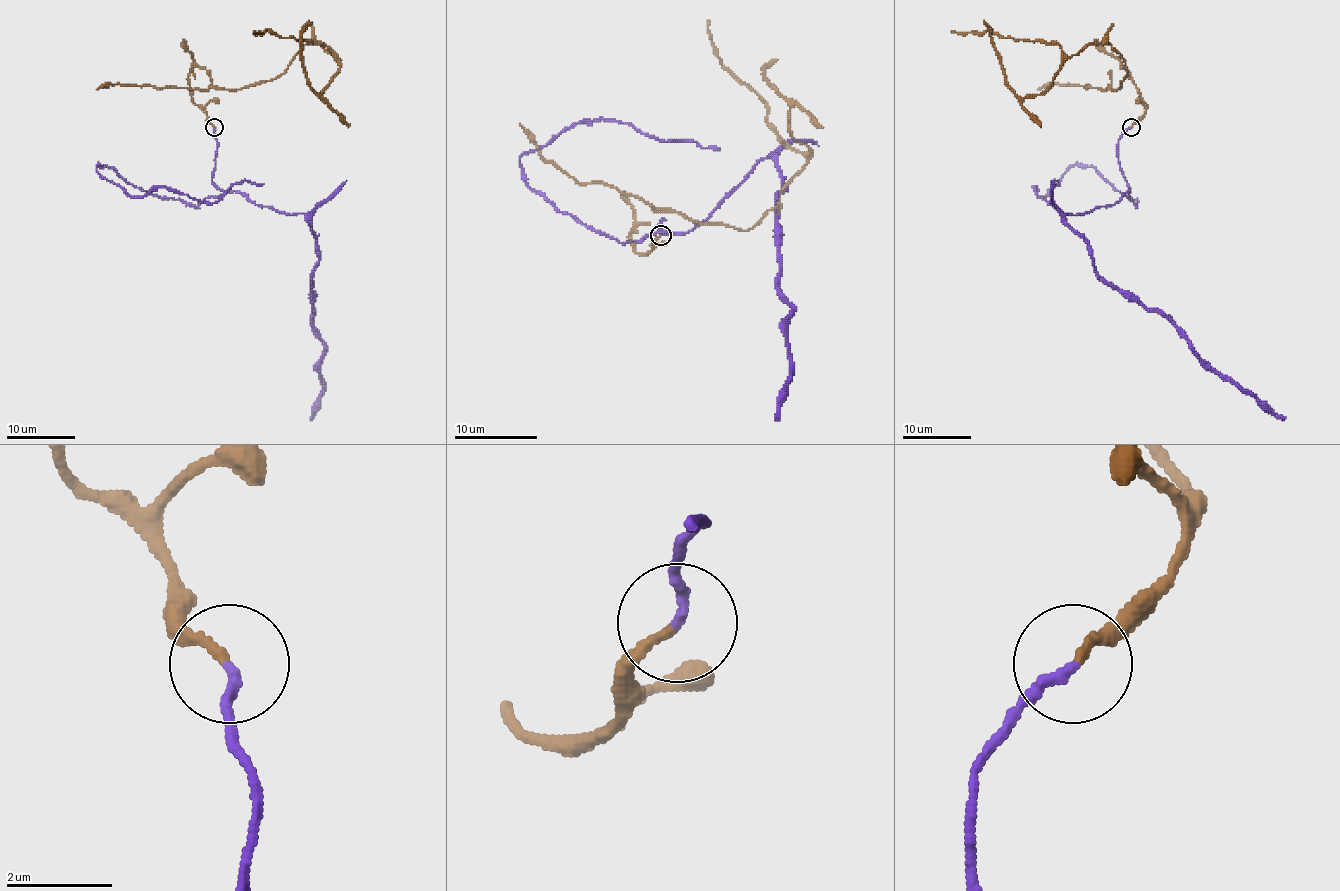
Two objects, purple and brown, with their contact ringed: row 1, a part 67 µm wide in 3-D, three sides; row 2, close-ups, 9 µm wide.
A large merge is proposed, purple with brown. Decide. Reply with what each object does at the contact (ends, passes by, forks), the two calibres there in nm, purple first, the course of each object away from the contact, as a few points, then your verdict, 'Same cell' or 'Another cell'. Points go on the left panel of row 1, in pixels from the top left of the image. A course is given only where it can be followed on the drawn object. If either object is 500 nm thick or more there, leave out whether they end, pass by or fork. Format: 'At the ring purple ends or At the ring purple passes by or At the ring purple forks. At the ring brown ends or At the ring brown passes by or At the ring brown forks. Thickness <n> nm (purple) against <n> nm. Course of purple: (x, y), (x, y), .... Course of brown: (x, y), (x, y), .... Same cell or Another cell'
At the ring purple ends. At the ring brown ends. Thickness 190 nm (purple) against 180 nm. Course of purple: (213, 127), (212, 180), (255, 205), (301, 213), (315, 239), (312, 320), (324, 356), (322, 396), (310, 418). Course of brown: (213, 127), (194, 67), (213, 86), (255, 86), (319, 42), (339, 70), (322, 98), (303, 65), (308, 20). Same cell

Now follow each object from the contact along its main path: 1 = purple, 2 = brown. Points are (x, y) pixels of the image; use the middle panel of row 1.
1: (660, 234), (662, 220), (689, 232), (775, 162), (792, 305), (775, 420)
2: (660, 234), (647, 253), (629, 234), (653, 212), (744, 230), (808, 158), (790, 102), (765, 78), (773, 59)

